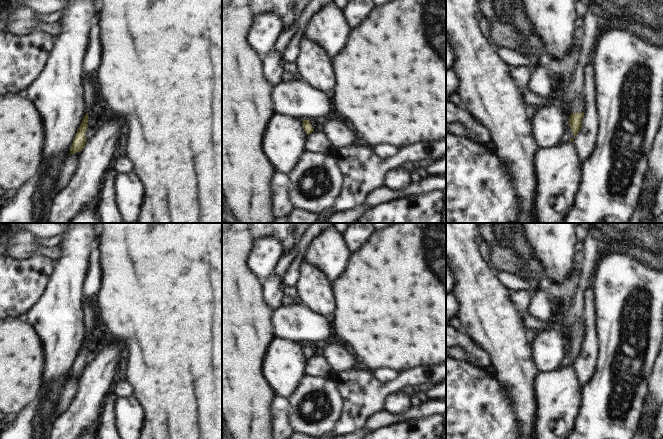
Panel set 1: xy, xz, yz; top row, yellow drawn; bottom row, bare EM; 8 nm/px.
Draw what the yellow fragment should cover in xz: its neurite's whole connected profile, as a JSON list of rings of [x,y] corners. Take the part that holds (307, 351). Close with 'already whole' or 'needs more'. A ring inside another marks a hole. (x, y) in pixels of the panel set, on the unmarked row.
[[[312,341],[309,344],[302,343],[303,353],[307,359],[311,358],[314,354],[323,355],[325,347],[329,341]]]; needs more

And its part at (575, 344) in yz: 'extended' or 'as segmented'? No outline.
extended

